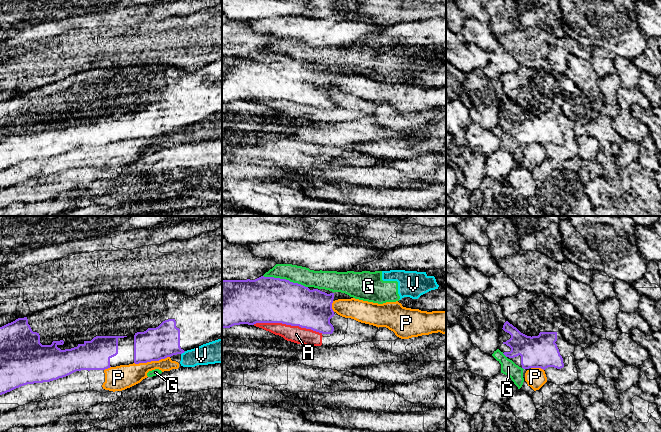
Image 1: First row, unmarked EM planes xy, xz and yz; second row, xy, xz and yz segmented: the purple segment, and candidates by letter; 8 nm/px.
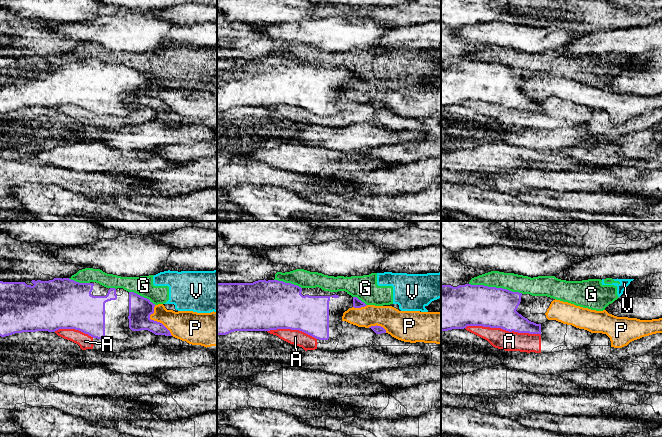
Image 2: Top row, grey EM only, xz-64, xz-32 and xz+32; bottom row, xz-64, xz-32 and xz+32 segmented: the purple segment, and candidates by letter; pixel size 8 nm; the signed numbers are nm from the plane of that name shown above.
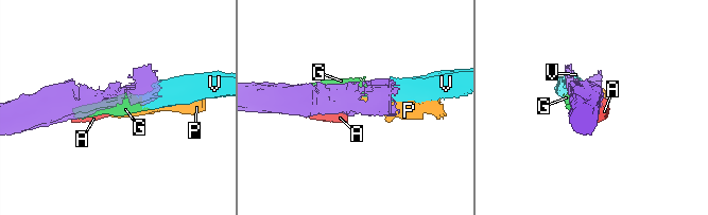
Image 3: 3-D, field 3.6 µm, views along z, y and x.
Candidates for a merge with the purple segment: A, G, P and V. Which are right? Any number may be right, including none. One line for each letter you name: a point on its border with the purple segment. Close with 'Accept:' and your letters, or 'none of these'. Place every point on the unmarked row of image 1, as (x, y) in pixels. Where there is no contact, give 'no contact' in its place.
Accept: none of these

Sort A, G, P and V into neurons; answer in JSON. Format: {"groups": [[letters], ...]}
{"groups": [["A"], ["G", "V"], ["P"]]}

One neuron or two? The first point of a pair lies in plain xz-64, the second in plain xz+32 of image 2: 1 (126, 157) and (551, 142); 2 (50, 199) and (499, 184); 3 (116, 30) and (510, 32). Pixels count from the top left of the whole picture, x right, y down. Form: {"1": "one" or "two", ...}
{"1": "two", "2": "two", "3": "one"}

